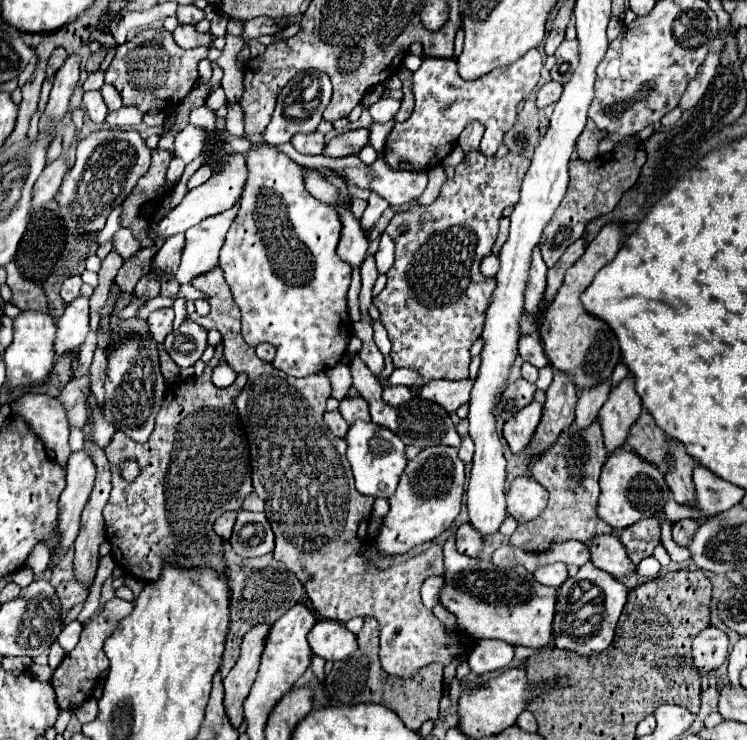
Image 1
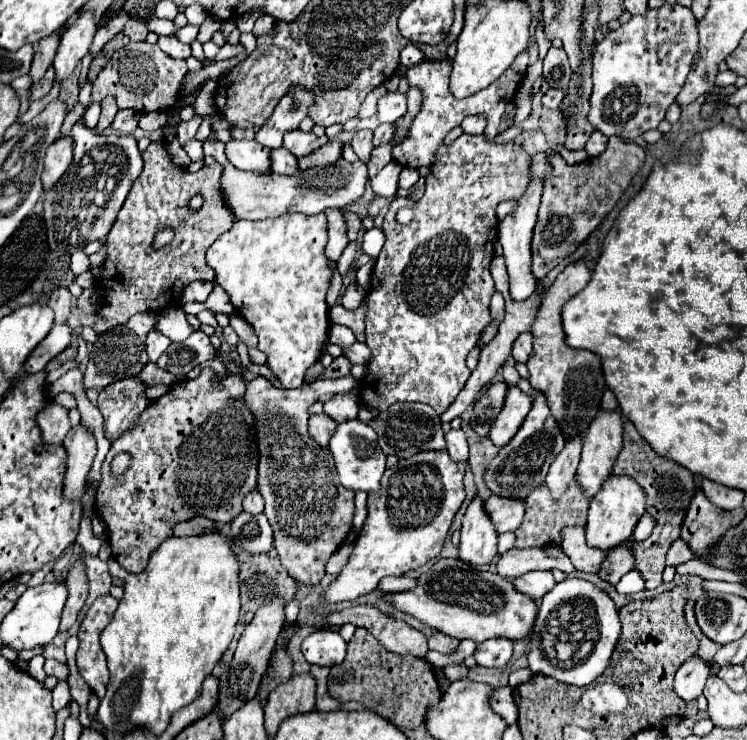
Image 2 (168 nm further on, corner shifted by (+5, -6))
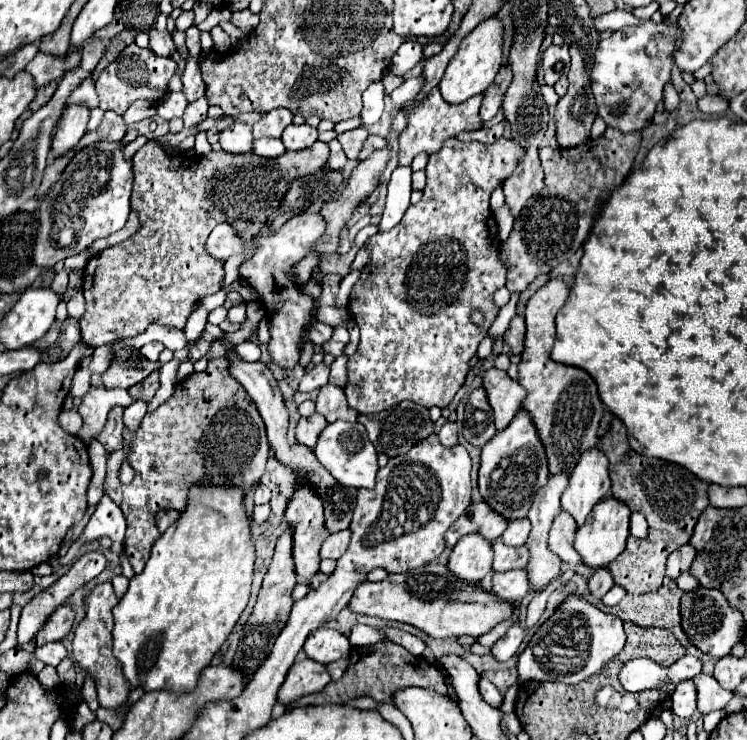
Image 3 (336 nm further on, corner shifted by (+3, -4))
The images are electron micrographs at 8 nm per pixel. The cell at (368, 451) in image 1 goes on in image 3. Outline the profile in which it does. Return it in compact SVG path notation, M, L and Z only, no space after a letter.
M337 420L329 424L317 440L315 456L333 474L333 478L339 480L343 486L353 486L353 488L373 488L375 486L375 474L379 470L377 450L369 442L365 426L361 426L359 422Z

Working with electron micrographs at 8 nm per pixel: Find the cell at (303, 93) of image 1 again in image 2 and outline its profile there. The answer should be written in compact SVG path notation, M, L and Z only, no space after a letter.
M293 88L277 104L271 118L257 130L255 140L269 150L279 148L283 134L289 130L295 130L299 126L299 122L307 116L307 108L313 102L315 102L313 92L307 92L303 88Z

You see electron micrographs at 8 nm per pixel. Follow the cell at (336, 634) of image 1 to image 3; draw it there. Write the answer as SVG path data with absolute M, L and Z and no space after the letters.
M317 628L309 634L303 650L311 660L319 664L329 664L347 656L351 650L351 644L349 644L349 638L337 630Z

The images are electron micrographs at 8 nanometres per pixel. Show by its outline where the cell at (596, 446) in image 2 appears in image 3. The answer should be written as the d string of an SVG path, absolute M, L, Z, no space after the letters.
M589 450L585 452L577 466L571 472L571 480L567 490L561 496L561 506L567 510L577 524L581 526L593 506L605 498L611 490L609 480L609 460L605 458L603 450Z

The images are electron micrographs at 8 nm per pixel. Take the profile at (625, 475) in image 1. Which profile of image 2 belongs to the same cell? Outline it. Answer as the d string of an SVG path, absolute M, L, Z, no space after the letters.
M609 476L607 484L603 484L603 488L599 490L599 496L595 496L595 500L591 500L589 504L589 516L587 516L587 526L585 526L587 544L603 552L609 552L621 546L625 540L631 538L633 528L643 514L645 514L643 490L639 490L631 478Z

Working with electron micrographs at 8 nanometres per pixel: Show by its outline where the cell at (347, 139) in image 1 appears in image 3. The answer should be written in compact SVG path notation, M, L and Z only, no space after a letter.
M149 140L149 142L147 142L143 148L139 148L137 154L133 156L135 184L133 184L133 194L131 194L131 210L139 216L139 230L137 230L131 238L127 238L127 240L123 240L123 242L119 242L119 244L115 244L115 246L111 246L111 248L107 248L107 250L103 250L101 254L93 256L93 258L89 260L89 264L85 266L85 274L83 274L83 294L85 294L85 300L87 300L87 310L85 310L85 314L83 314L81 322L79 322L79 324L81 324L83 342L87 342L87 344L93 346L93 348L95 348L95 346L103 346L103 344L111 344L111 342L115 342L115 340L119 340L119 338L131 338L131 336L137 336L137 334L145 332L147 326L153 324L153 322L157 322L157 324L167 324L167 326L173 326L173 328L185 328L187 316L197 308L199 300L201 300L203 296L207 296L207 294L215 294L215 292L221 288L223 264L217 262L217 260L213 260L213 258L205 252L205 240L207 240L207 236L211 234L211 230L213 230L217 224L221 224L221 222L229 222L229 224L237 226L237 230L239 230L245 238L255 236L267 220L273 220L273 218L275 218L275 210L277 210L277 206L279 206L281 196L287 192L289 182L291 182L293 178L297 178L297 176L313 174L313 172L321 170L321 166L327 164L327 158L329 158L329 146L327 146L325 142L321 142L321 140L317 140L313 146L309 146L309 148L305 148L305 150L299 150L299 152L285 152L285 154L279 156L279 158L261 158L261 156L257 156L257 154L253 154L253 152L251 152L251 154L209 152L209 154L203 156L203 158L201 158L201 156L195 156L195 158L193 158L193 156L169 154L169 152L165 152L155 140Z

